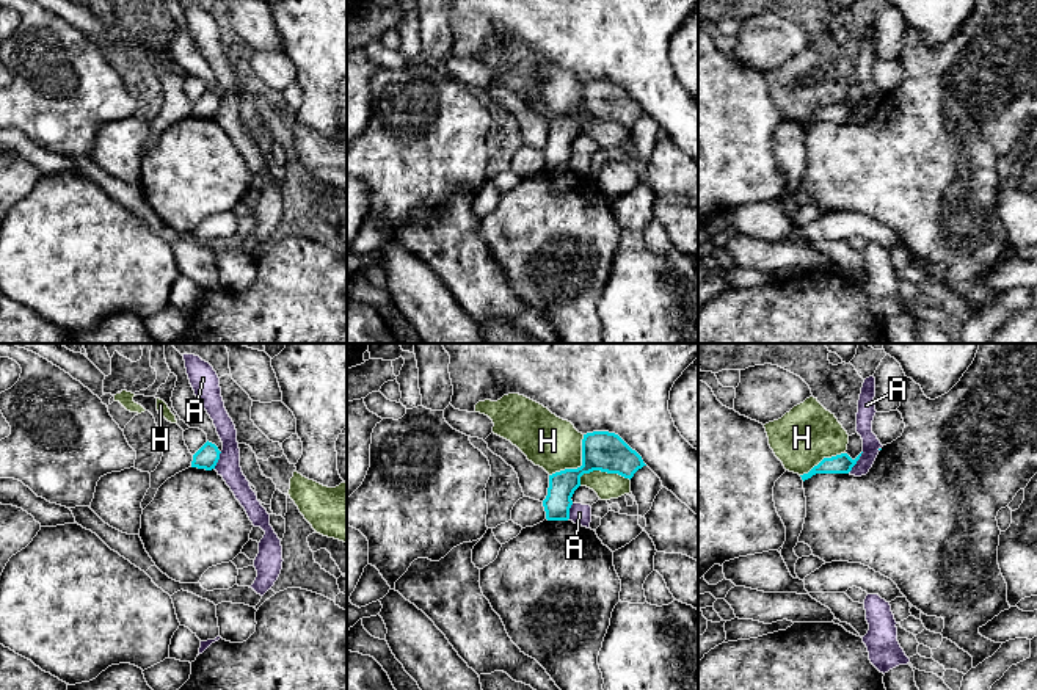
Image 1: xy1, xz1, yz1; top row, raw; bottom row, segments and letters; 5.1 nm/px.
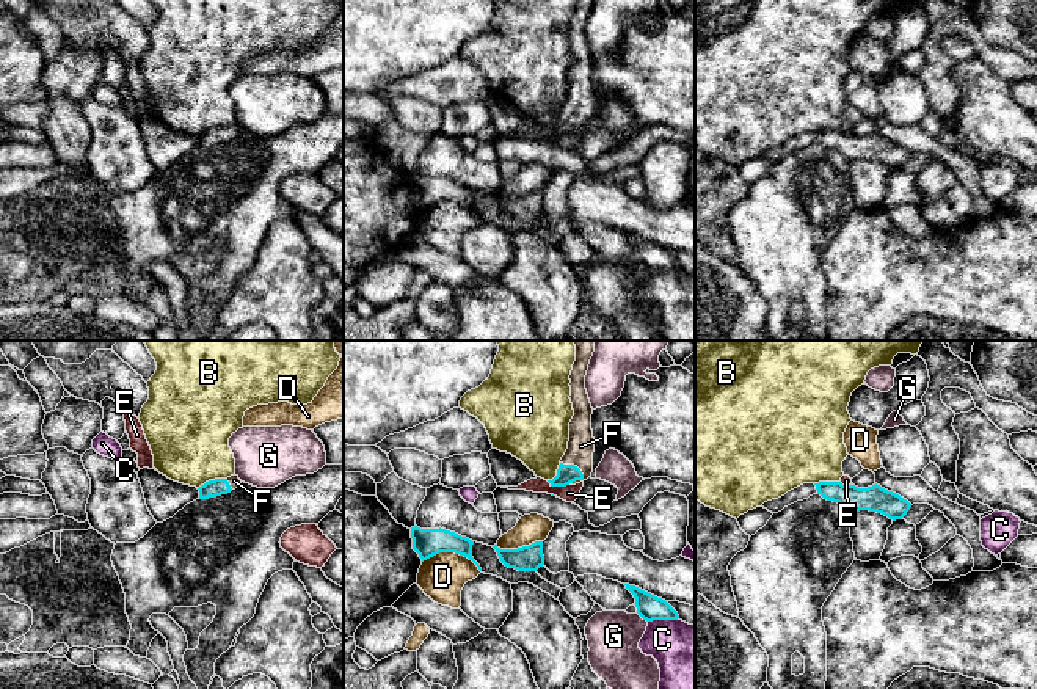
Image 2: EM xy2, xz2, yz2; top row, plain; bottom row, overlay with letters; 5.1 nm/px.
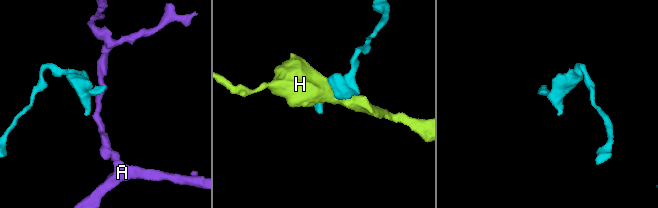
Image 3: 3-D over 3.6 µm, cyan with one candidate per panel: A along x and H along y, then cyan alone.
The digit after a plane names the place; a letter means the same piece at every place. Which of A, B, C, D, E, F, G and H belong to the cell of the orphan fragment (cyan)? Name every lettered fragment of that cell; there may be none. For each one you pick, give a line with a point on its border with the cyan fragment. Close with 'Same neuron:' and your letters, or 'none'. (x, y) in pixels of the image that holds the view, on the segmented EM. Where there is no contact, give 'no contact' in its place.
F: contact xz2 (573, 465)
Same neuron: F

